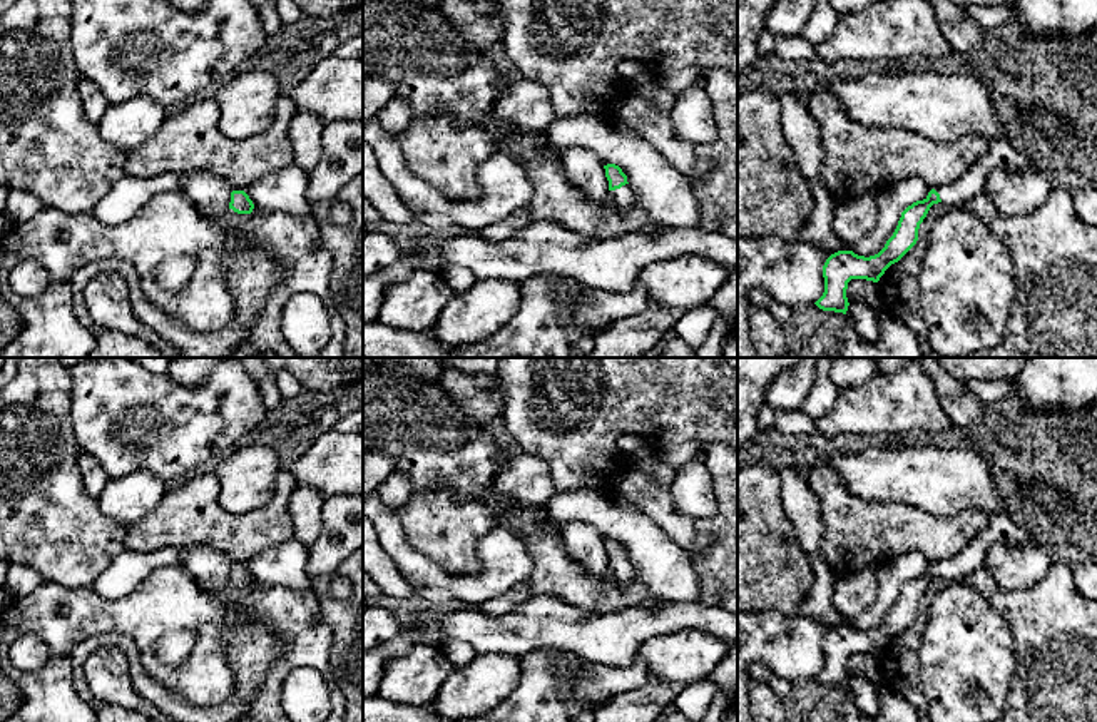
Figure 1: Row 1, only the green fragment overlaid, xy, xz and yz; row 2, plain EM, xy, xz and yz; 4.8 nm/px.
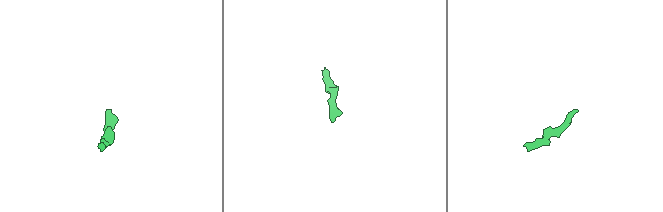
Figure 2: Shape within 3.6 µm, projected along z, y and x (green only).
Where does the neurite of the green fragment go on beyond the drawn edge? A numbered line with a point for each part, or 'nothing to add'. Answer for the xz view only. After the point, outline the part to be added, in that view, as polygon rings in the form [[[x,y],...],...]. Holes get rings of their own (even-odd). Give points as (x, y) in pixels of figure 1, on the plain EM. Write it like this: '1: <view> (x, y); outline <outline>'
1: xz (624, 572); outline [[[629,558],[622,560],[620,563],[609,565],[609,568],[620,590],[627,590],[637,578],[635,568]]]

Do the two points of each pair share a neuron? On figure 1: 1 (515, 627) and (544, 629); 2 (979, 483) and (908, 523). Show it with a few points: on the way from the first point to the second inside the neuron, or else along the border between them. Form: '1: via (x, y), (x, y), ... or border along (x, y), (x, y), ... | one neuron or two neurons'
1: via (522, 627), (537, 627) | one neuron
2: border along (888, 502), (910, 503), (935, 515), (965, 510) | two neurons

